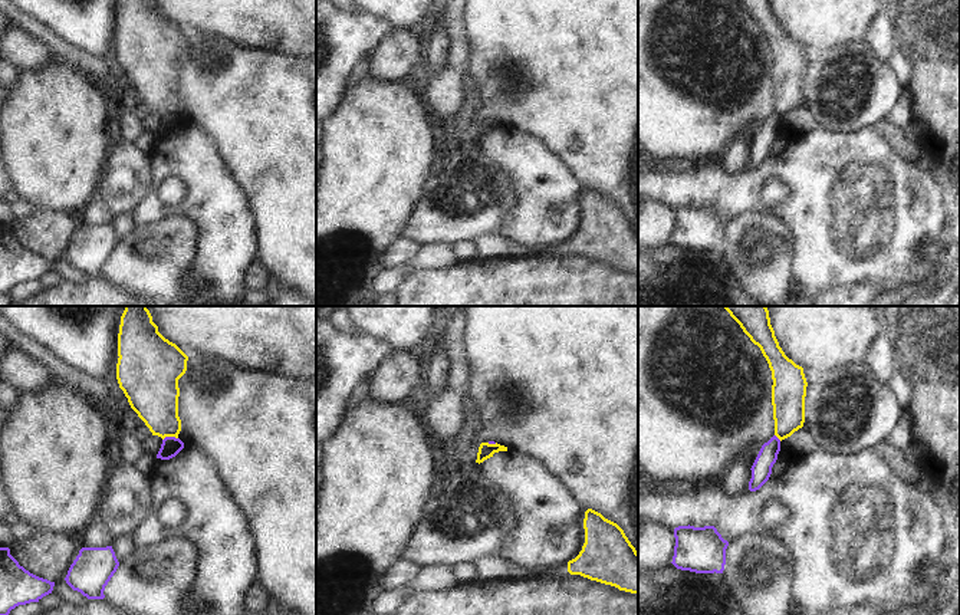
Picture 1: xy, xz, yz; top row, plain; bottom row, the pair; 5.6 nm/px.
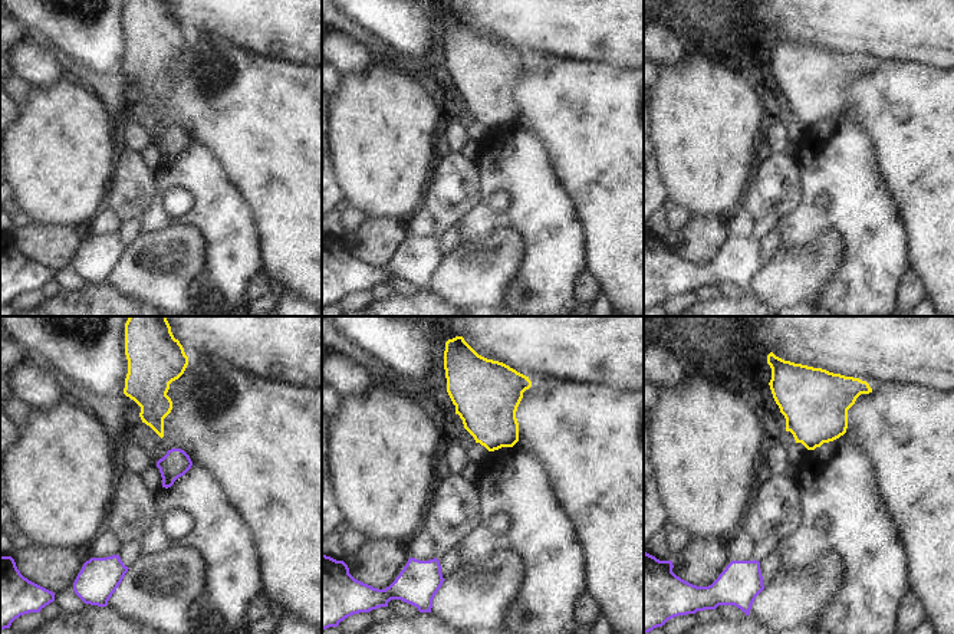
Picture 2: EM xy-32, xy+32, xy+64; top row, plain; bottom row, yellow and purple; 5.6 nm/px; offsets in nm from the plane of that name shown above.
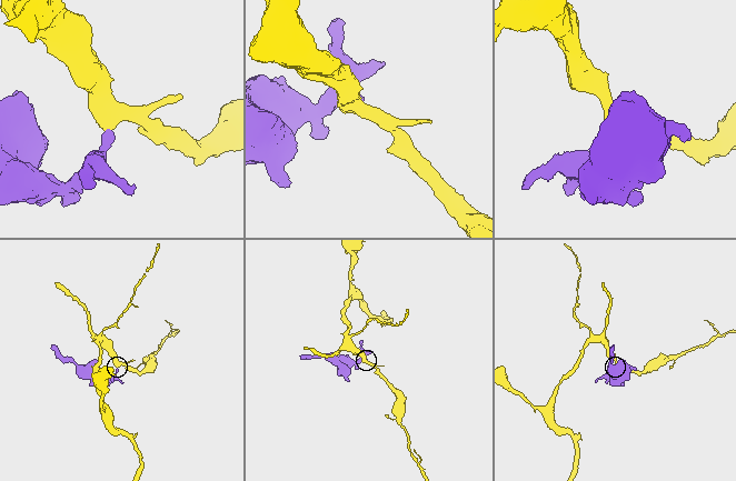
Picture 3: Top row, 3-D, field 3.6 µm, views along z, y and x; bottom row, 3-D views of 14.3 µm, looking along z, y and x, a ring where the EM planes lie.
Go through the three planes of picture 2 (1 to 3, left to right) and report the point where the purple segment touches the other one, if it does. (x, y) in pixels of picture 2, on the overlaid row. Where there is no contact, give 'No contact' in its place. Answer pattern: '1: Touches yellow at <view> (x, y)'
1: No contact
2: No contact
3: No contact

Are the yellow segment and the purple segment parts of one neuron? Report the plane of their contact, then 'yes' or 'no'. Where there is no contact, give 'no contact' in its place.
meets yellow in xy; no

